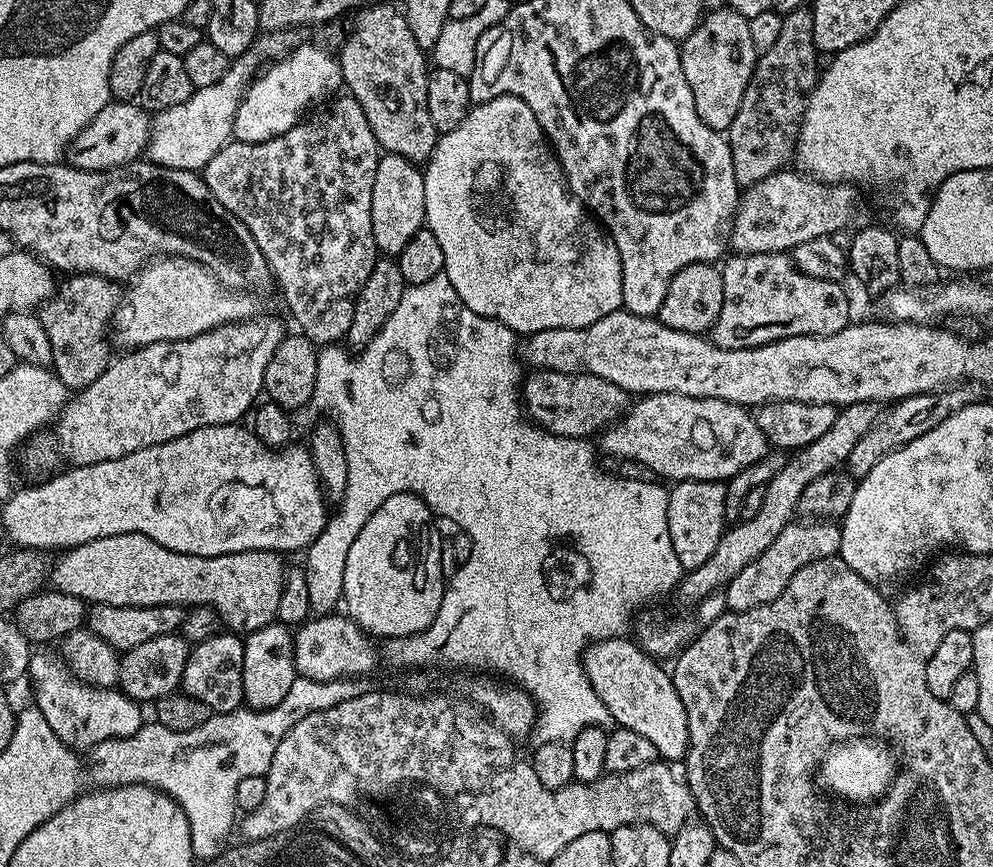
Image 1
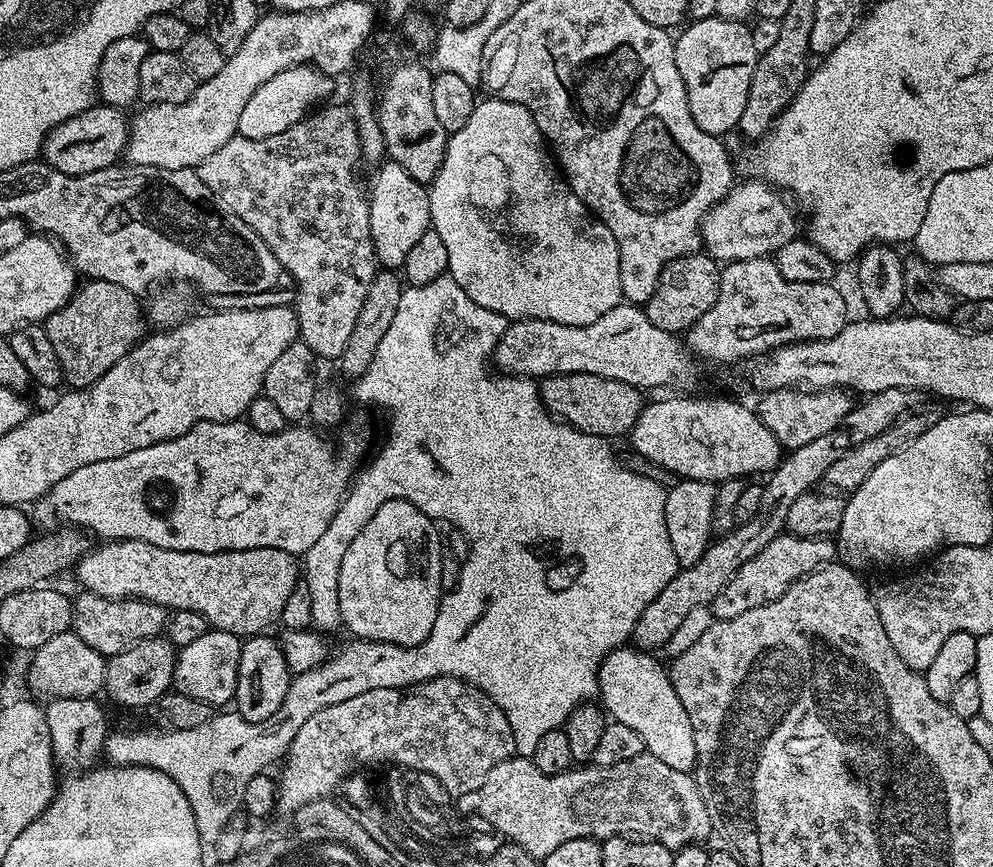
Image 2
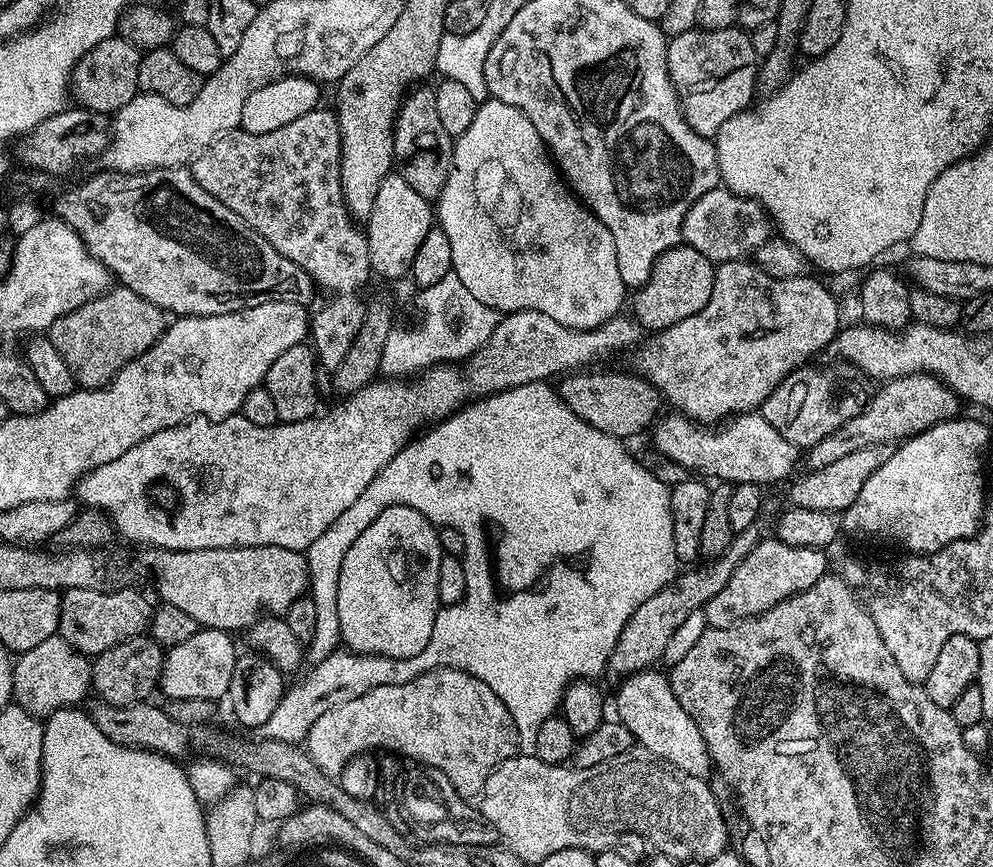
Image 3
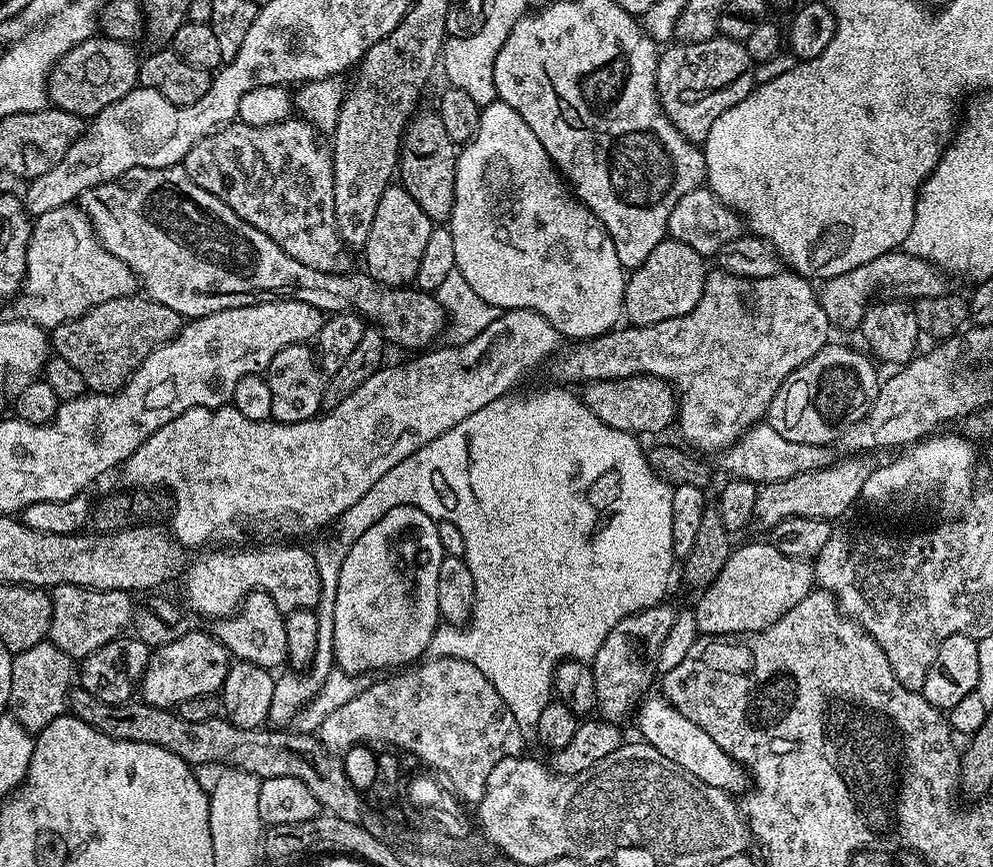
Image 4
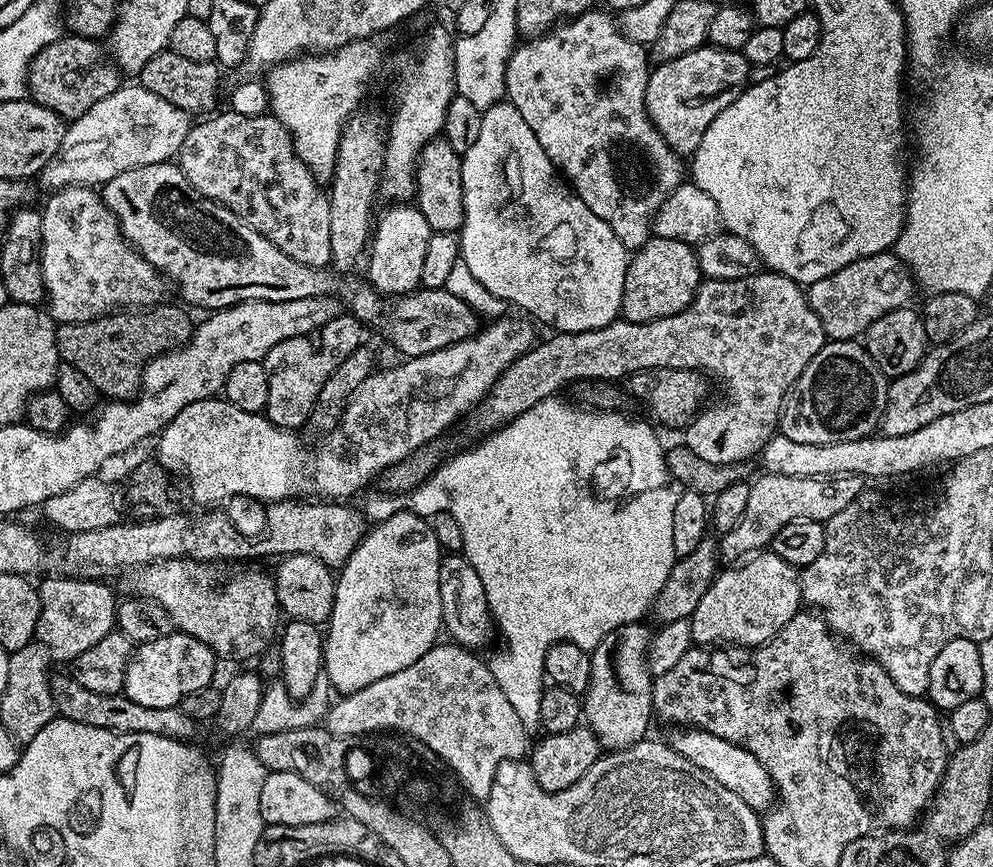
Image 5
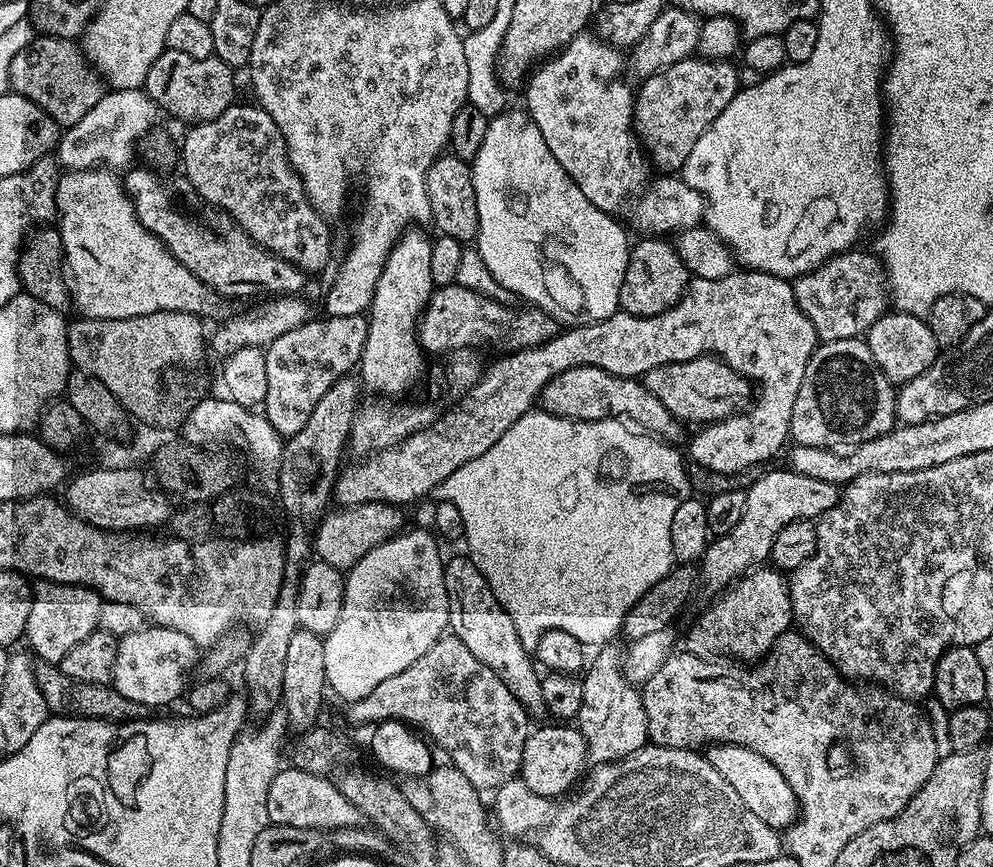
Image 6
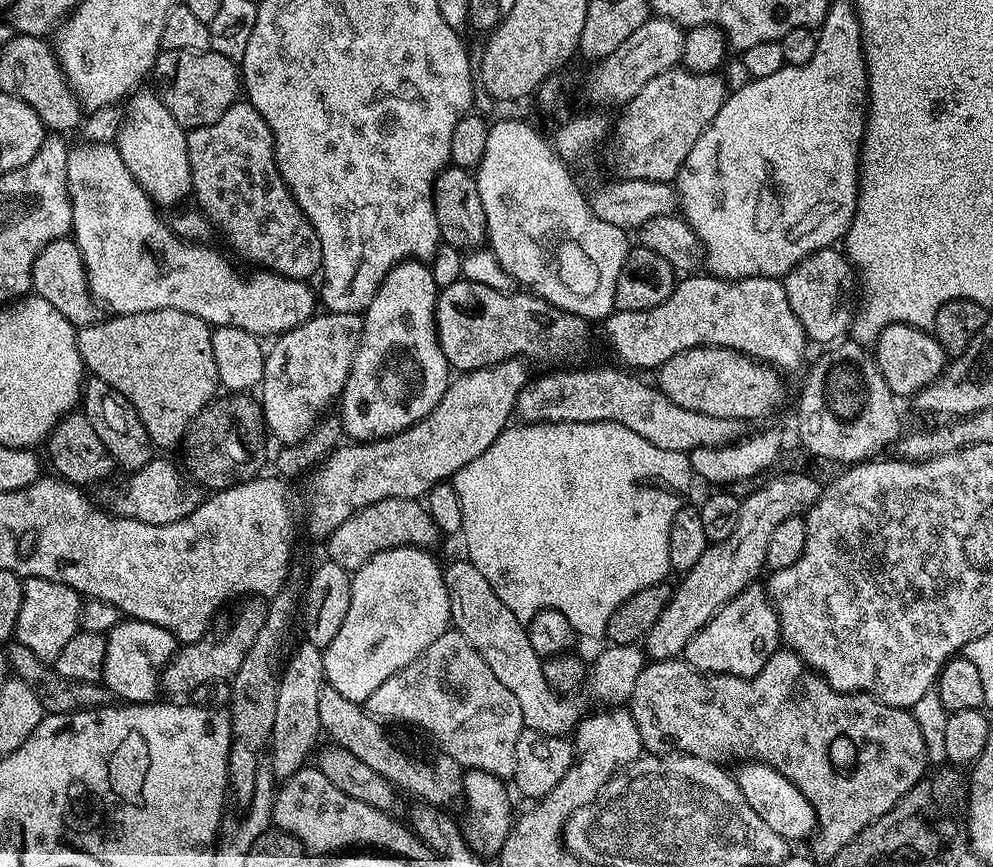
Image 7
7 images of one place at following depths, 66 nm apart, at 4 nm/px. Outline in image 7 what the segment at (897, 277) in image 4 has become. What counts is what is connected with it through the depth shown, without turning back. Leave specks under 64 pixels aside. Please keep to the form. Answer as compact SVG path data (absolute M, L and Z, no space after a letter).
M835 247L818 250L802 258L802 262L798 262L782 279L790 310L794 310L794 318L802 322L804 333L813 345L831 346L849 335L854 319L854 269L843 251Z

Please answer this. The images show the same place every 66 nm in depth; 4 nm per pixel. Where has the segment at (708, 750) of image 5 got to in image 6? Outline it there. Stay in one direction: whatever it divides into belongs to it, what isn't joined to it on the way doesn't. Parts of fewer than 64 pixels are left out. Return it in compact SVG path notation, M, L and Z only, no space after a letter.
M714 744L706 752L710 766L730 782L731 788L738 793L738 798L746 806L746 810L752 811L757 818L762 818L766 826L777 830L787 830L798 815L798 805L794 790L782 778L782 770L770 762L770 758L762 758L758 750L750 750L746 746L737 744Z

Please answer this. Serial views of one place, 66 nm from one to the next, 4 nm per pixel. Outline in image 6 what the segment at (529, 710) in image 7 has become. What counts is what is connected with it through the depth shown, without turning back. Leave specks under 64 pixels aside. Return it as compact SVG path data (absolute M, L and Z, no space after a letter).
M461 554L445 563L444 581L448 599L448 627L451 635L457 636L462 646L467 646L470 654L478 658L478 662L490 666L490 670L494 670L494 674L502 678L502 682L529 713L543 713L541 673L529 649L522 646L518 638L518 630L514 630L514 622L510 622L510 614L506 614L498 598L494 598L494 590L490 590L486 578L482 578L482 570L478 570L478 566L474 566L474 562L467 555Z

